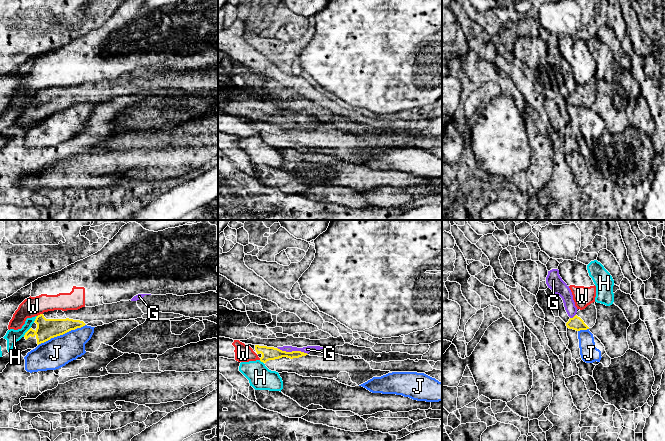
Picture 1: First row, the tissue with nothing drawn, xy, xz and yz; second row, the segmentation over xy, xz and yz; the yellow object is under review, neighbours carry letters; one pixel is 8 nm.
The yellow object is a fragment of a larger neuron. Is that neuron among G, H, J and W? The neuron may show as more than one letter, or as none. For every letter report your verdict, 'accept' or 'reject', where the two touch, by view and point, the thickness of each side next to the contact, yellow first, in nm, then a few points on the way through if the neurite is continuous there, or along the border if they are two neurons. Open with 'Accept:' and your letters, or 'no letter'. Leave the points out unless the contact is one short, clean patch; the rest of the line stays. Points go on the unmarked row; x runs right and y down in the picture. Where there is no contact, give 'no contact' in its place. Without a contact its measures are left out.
Accept: no letter
G: reject | xz (292, 127) | 110/50 nm | along xz (277, 123), (286, 127), (303, 127), (307, 130)
H: reject | xy (26, 108) | 160/110 nm | along xy (30, 103), (23, 112)
J: reject | xy (61, 110) | 160/240 nm | along xy (85, 100), (51, 113), (38, 121)
W: reject | xy (40, 90) | 160/160 nm | along xy (42, 89), (37, 92)

